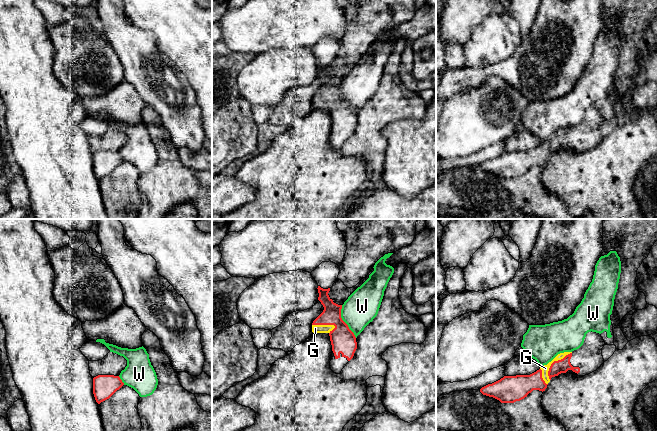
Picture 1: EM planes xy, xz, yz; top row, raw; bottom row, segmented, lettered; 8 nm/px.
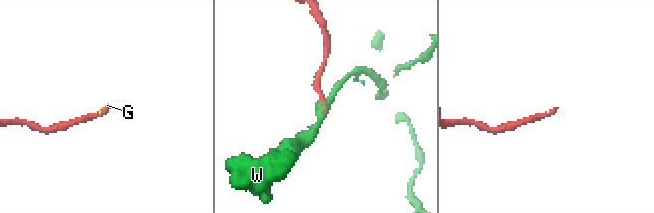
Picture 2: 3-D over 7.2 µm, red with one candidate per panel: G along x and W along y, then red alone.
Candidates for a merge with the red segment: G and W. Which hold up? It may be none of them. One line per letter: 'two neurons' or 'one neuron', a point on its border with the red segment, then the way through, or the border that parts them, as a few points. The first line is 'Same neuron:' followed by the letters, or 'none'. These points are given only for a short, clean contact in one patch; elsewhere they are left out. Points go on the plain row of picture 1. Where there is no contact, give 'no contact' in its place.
Same neuron: G
G: one neuron | yz (553, 138) | across yz (561, 142), (553, 138), (545, 144)
W: two neurons | xz (343, 97)

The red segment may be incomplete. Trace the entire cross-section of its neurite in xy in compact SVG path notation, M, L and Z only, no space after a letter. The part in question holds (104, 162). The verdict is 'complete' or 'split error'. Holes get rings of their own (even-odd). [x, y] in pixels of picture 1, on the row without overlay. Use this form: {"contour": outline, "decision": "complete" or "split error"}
{"contour": "M98 151L93 154L93 170L98 180L109 175L124 159L119 152Z", "decision": "complete"}

